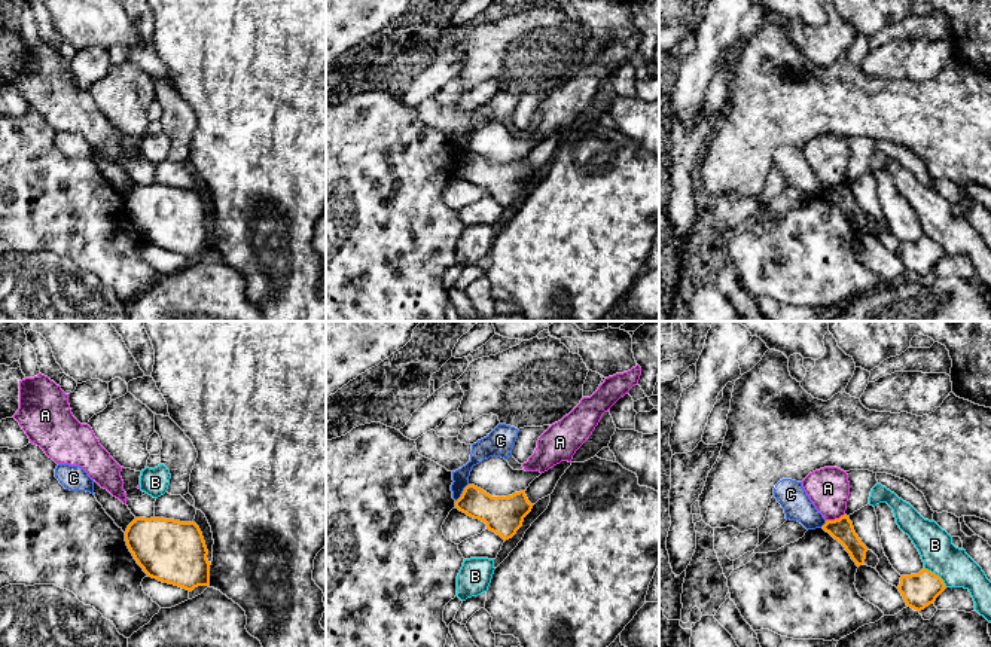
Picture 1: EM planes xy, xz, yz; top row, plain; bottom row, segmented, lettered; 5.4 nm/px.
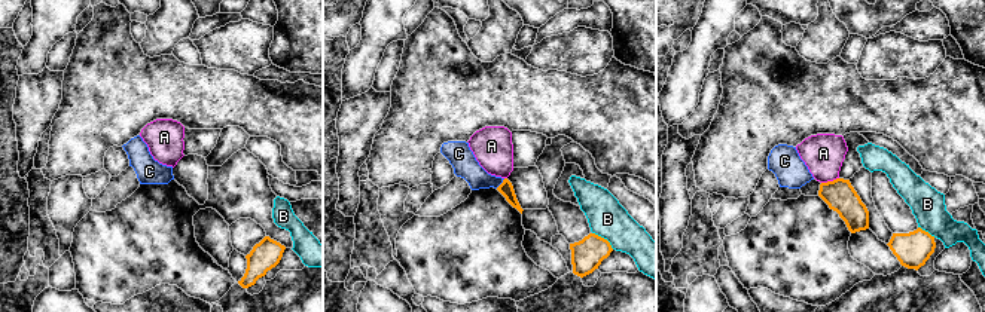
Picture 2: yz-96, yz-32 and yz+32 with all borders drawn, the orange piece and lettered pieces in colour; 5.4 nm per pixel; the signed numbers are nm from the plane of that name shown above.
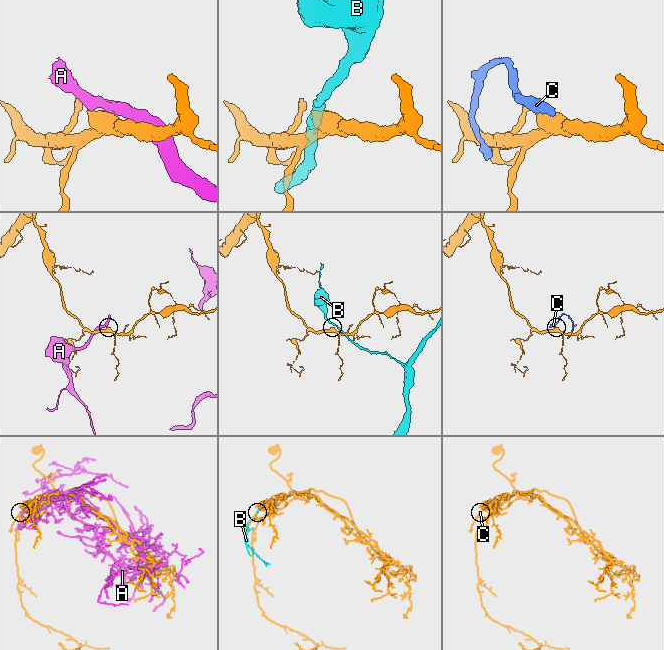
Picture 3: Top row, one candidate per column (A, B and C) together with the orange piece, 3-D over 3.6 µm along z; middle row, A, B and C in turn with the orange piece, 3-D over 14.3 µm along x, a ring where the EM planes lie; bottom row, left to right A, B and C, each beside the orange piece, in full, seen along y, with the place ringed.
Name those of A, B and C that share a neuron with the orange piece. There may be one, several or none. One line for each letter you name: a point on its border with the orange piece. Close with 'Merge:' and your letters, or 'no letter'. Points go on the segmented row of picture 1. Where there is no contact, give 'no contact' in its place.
Merge: no letter

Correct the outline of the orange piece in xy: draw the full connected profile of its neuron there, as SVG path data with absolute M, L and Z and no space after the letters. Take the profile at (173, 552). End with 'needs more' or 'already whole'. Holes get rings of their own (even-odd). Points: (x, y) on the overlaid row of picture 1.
M135 518L125 531L125 541L149 577L189 592L210 586L211 562L195 522Z | already whole

